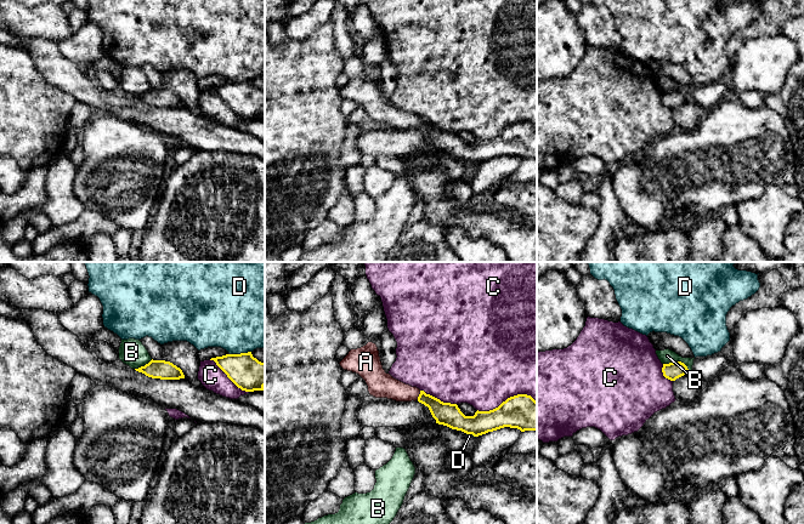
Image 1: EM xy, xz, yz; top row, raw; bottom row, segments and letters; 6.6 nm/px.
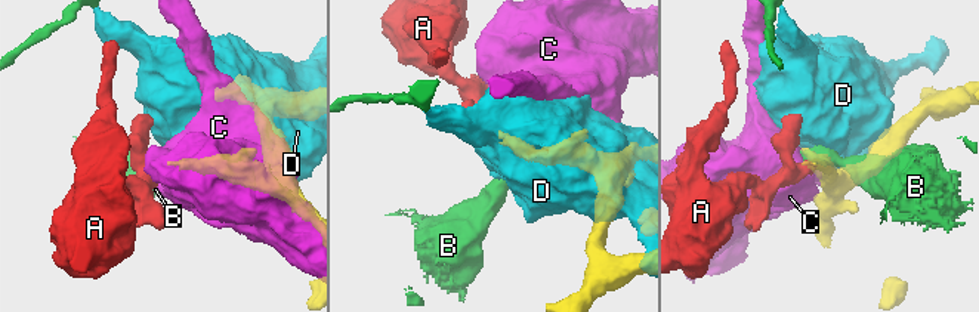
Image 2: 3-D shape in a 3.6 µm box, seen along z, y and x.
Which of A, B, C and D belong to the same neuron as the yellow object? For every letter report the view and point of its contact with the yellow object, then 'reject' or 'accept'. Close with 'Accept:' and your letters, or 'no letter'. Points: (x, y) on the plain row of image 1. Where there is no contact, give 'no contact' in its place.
A: xz (419, 124) | accept
B: yz (678, 90) | reject
C: xz (508, 126) | reject
D: xy (241, 81) | reject
Accept: A

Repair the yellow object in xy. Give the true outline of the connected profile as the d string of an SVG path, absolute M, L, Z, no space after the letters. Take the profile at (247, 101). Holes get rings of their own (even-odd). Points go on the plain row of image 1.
M251 80L226 82L211 86L227 106L242 119L264 119L265 91L253 85Z

